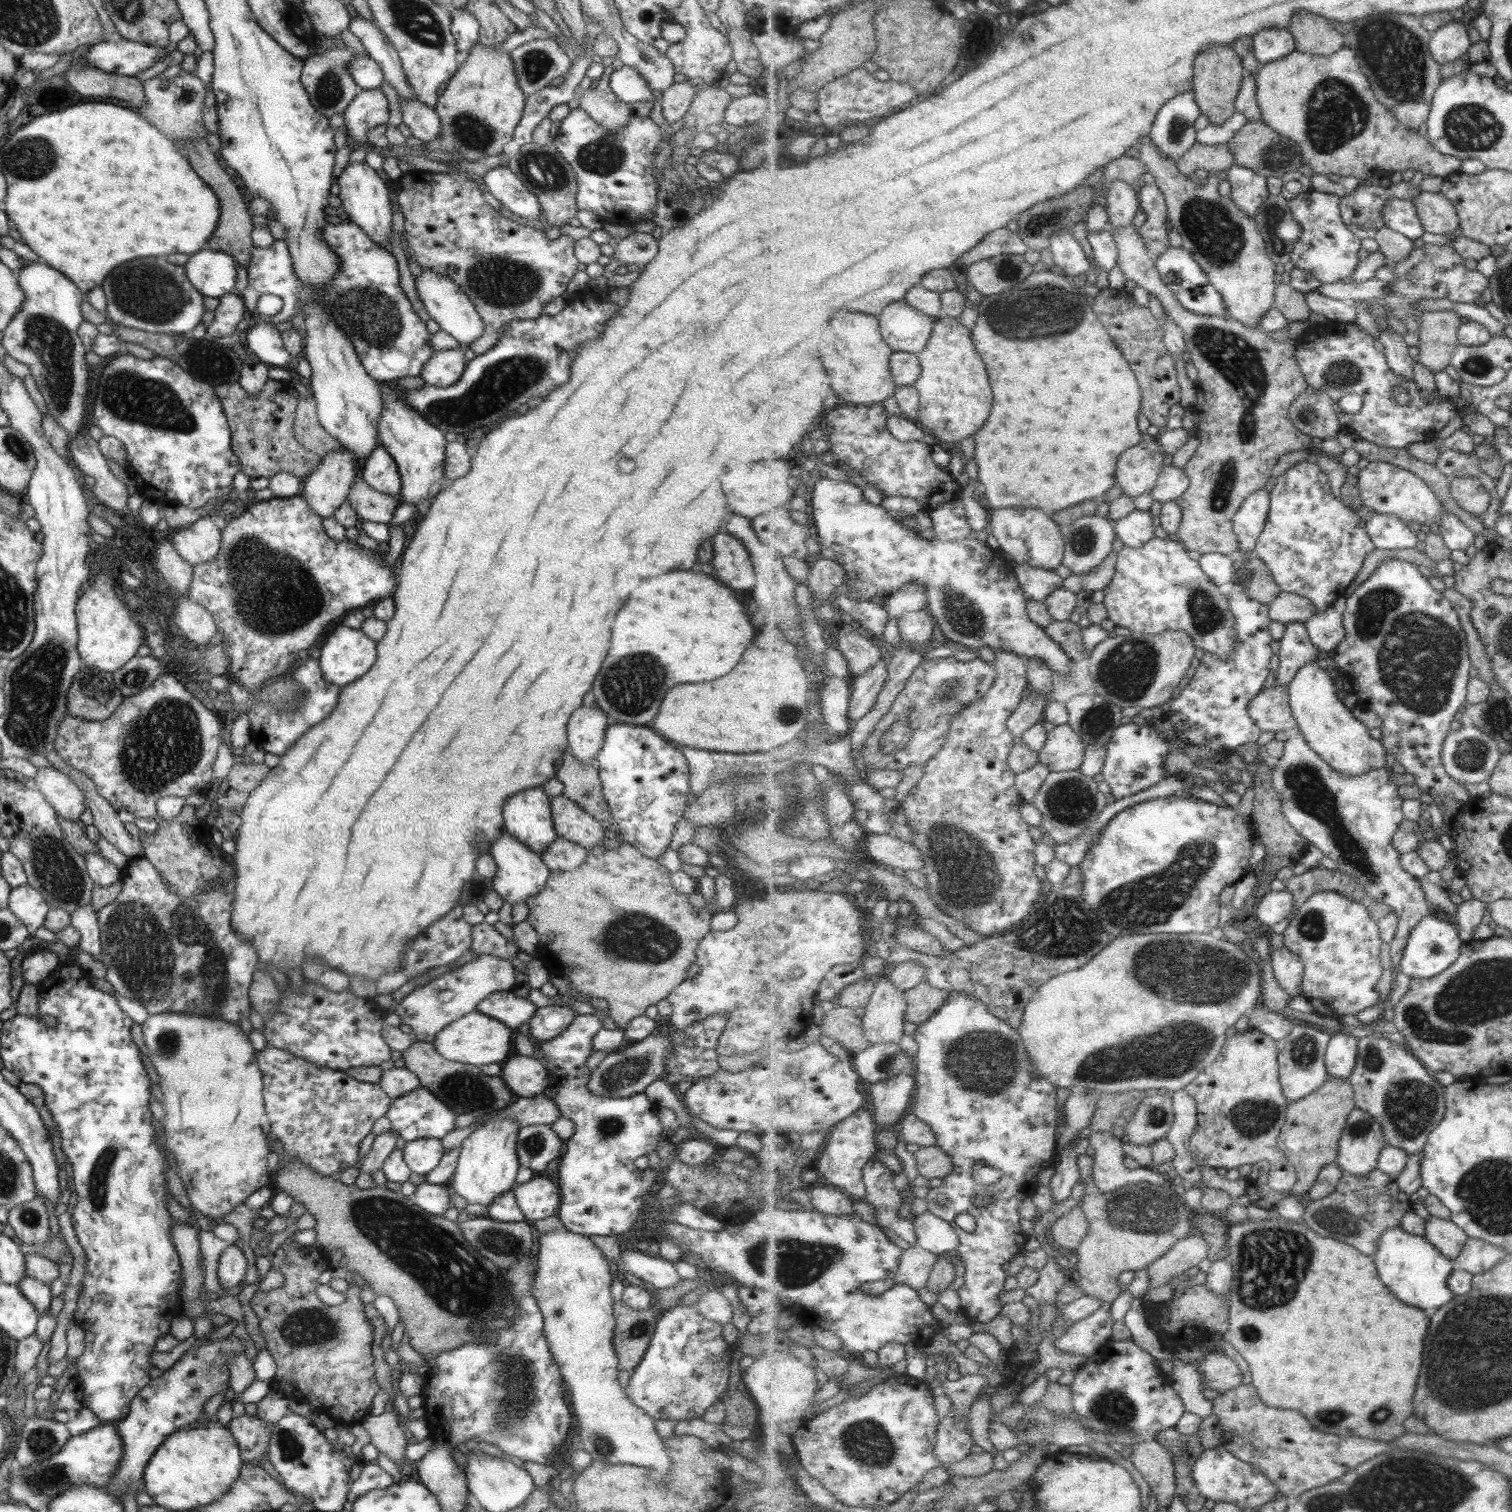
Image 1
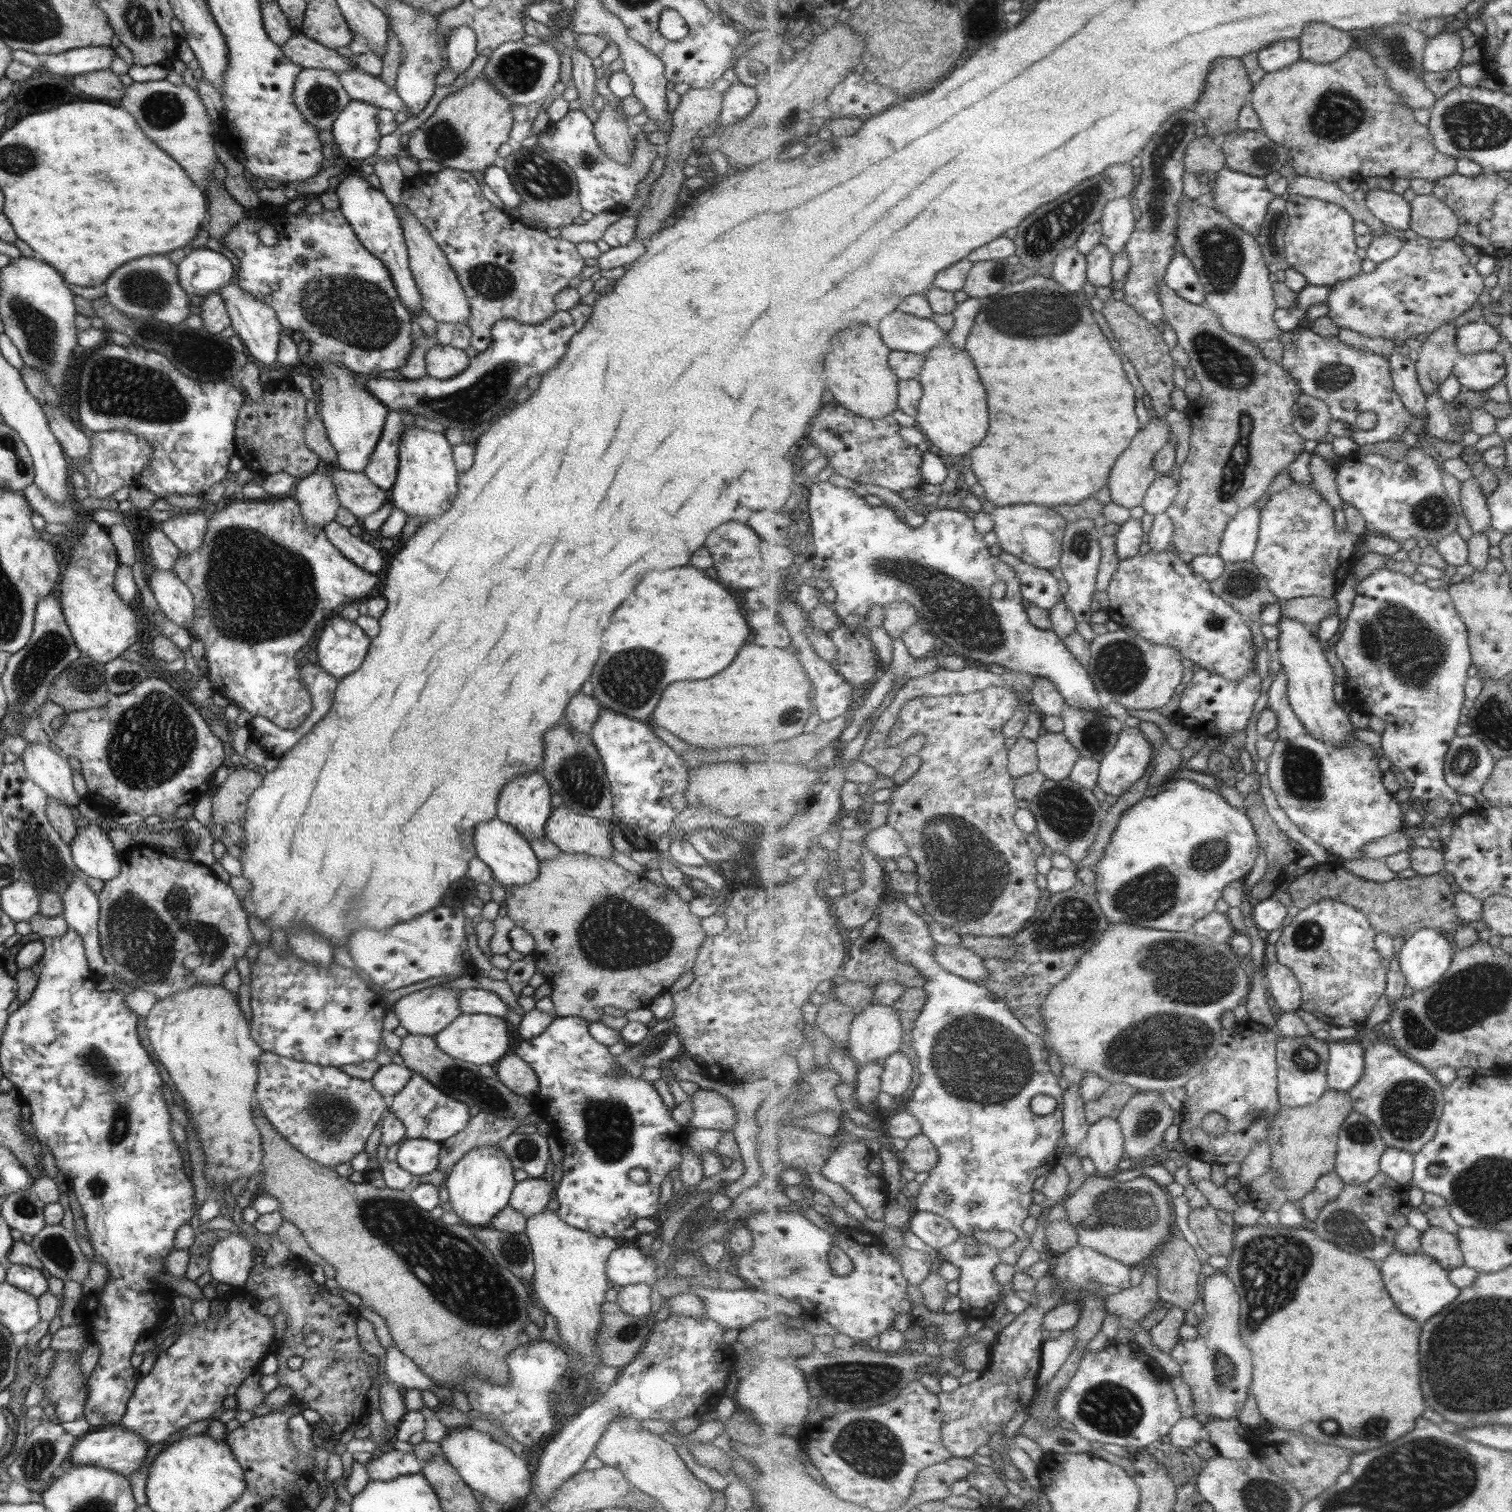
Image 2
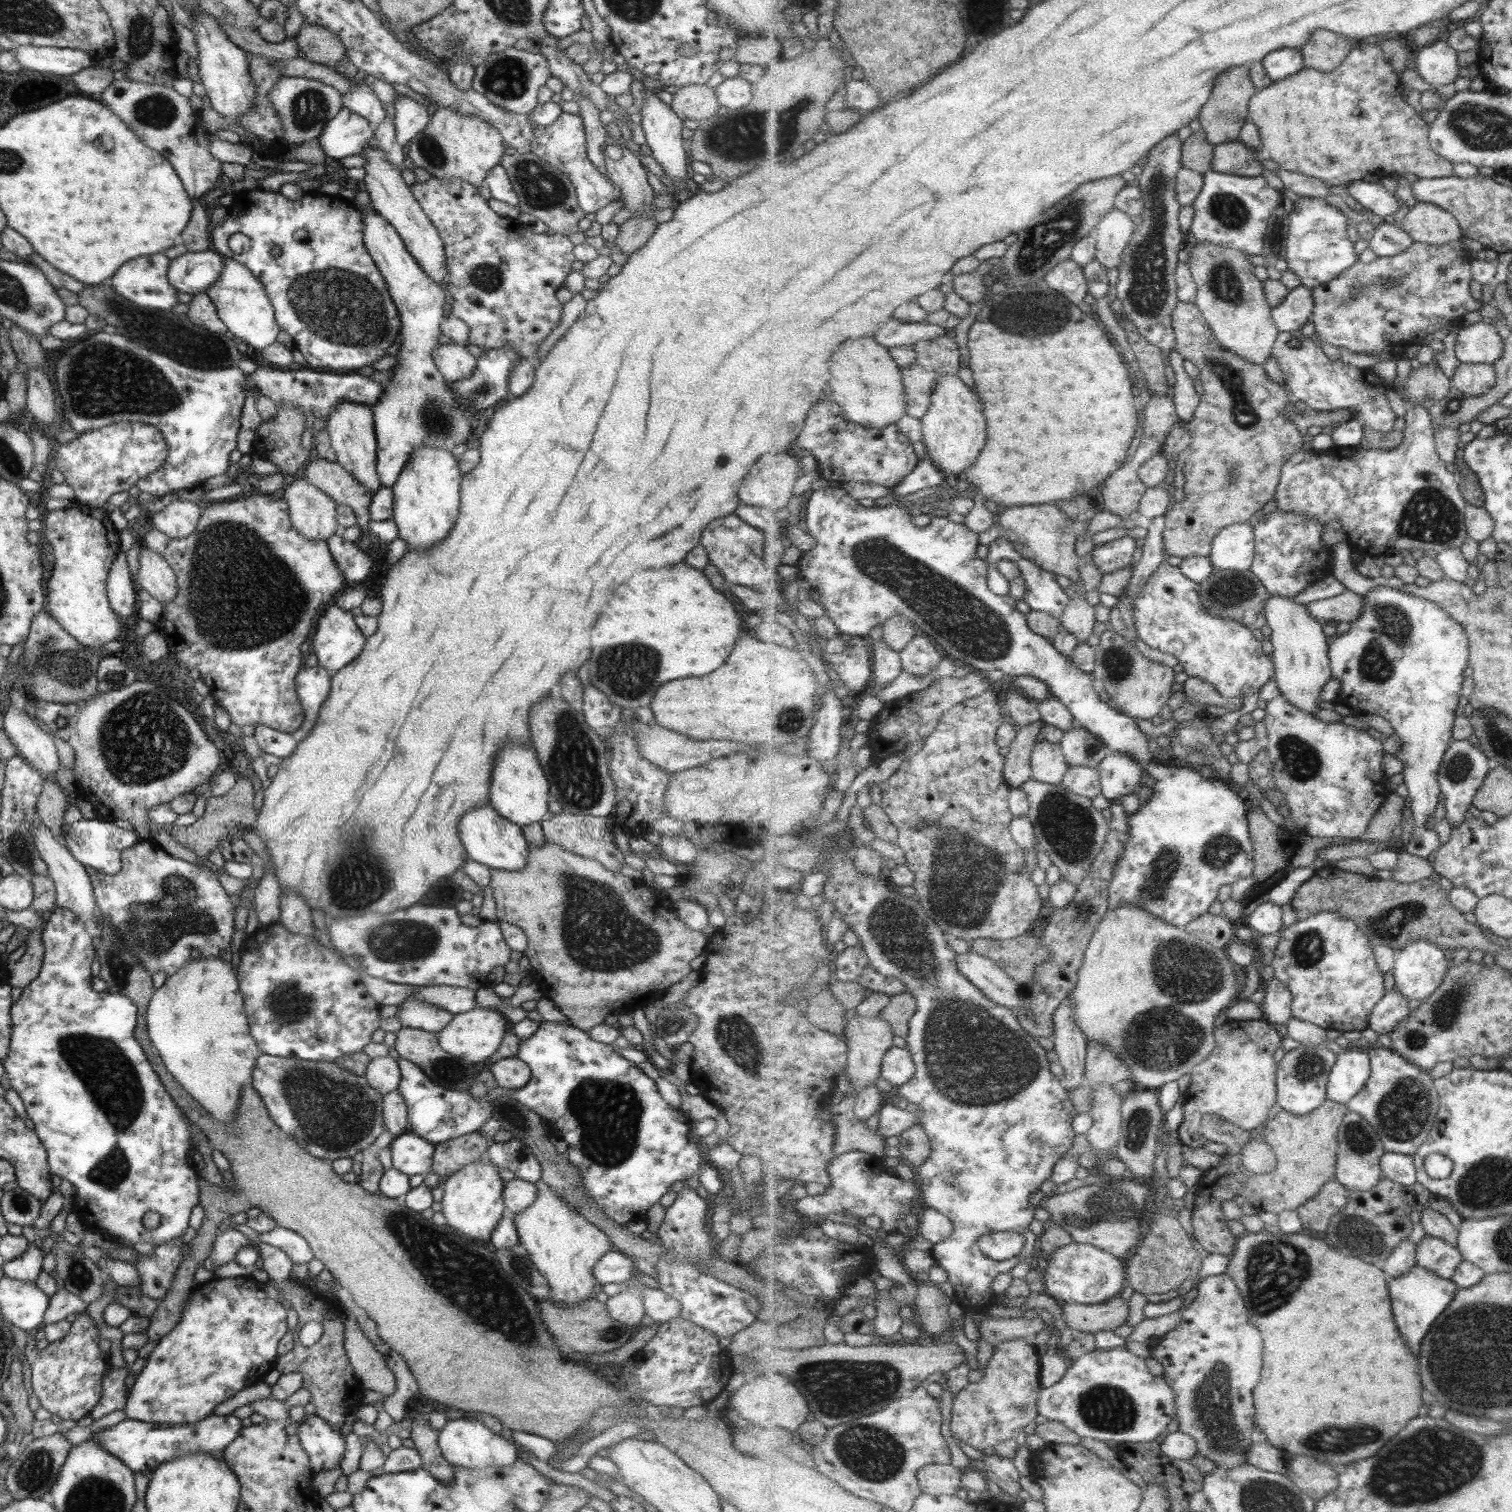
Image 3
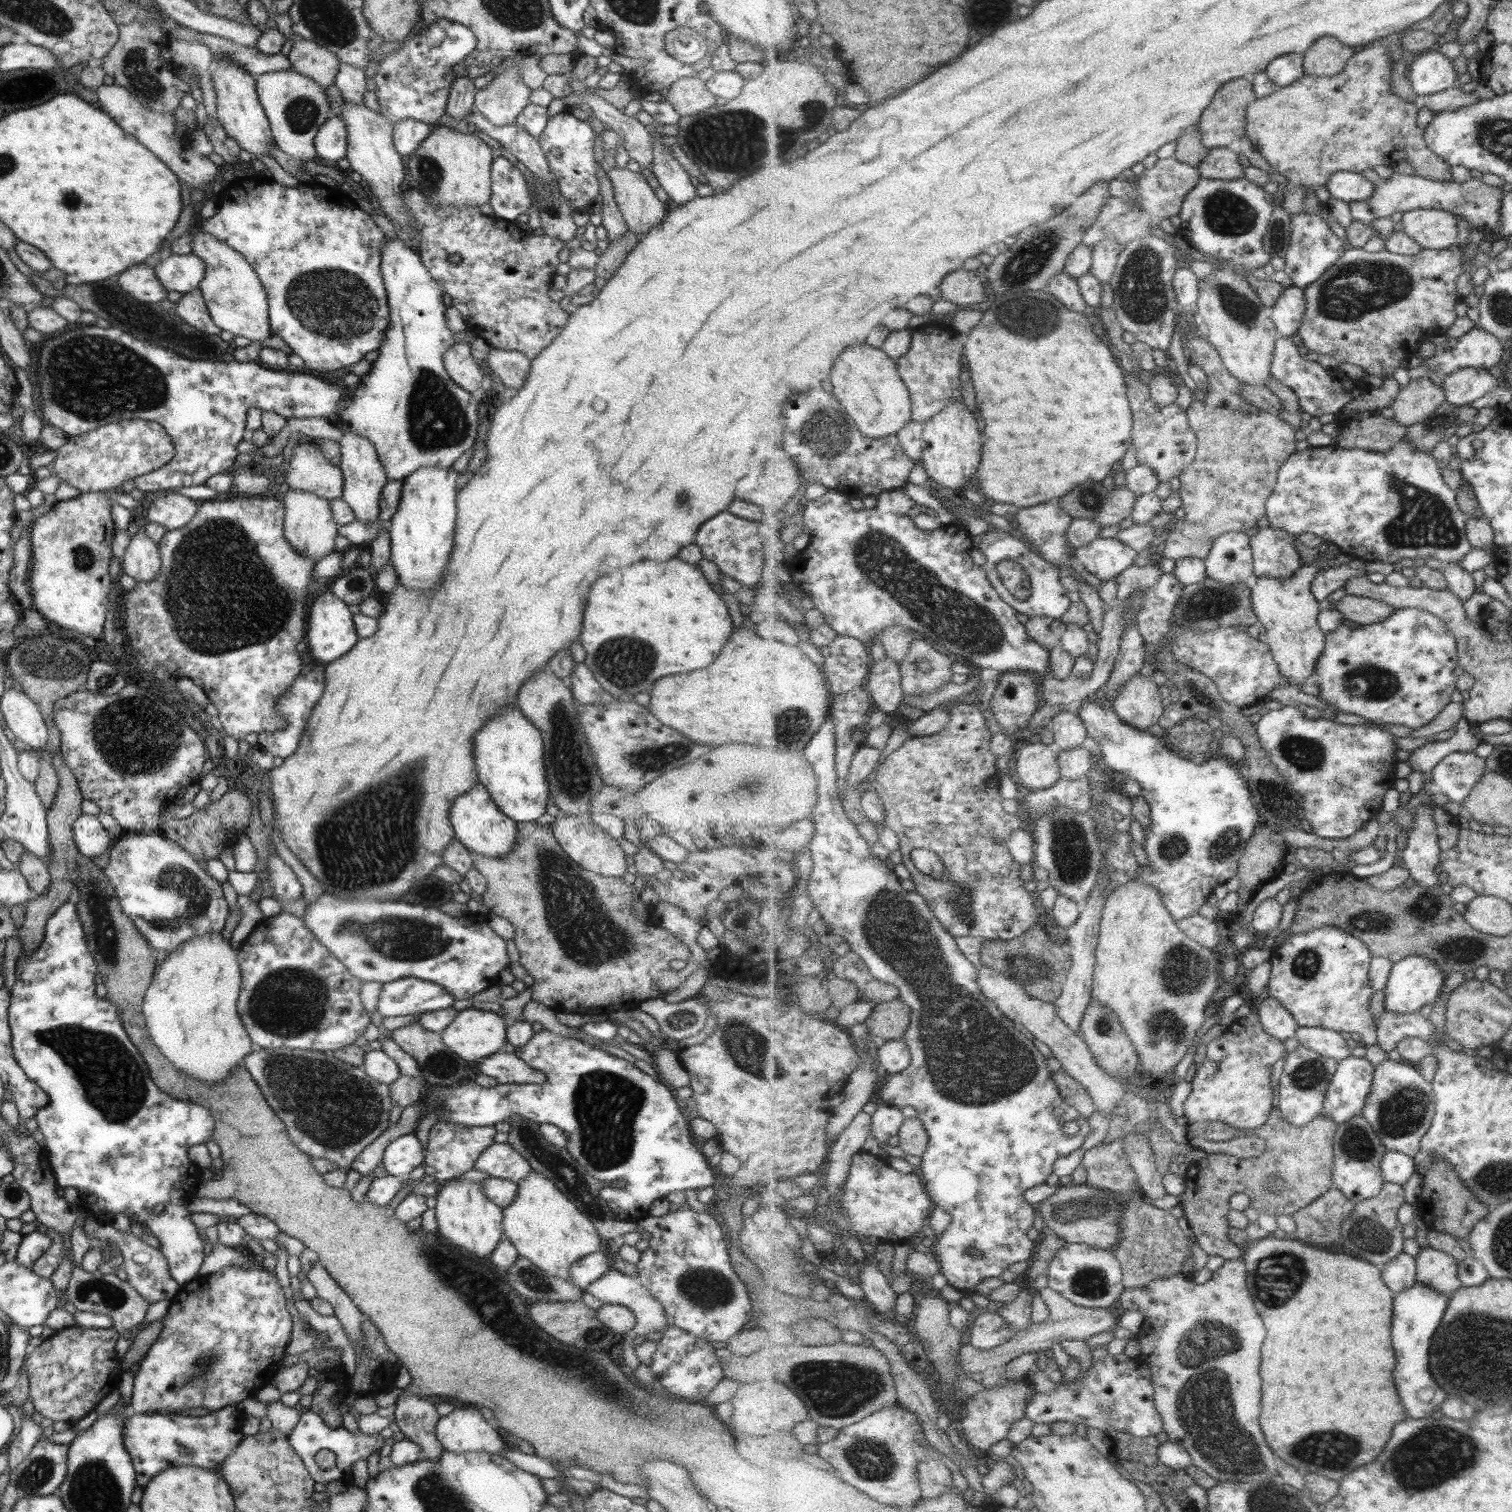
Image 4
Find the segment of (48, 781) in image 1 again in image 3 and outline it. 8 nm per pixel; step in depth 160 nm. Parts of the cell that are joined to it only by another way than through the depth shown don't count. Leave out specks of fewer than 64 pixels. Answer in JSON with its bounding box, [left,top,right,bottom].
[2,706,59,781]

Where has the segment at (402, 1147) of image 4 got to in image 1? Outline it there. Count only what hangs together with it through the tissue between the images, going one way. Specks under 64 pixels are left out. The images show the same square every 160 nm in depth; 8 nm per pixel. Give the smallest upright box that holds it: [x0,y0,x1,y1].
[401,1138,444,1176]

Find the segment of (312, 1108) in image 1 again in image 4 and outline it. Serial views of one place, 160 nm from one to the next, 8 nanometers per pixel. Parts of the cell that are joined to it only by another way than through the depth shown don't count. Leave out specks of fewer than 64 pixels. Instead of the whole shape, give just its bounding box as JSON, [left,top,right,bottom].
[241,1047,390,1169]

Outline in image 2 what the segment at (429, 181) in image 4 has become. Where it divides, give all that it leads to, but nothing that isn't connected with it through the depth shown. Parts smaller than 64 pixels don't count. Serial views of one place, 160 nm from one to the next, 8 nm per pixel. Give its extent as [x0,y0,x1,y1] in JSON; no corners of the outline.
[407,76,512,173]

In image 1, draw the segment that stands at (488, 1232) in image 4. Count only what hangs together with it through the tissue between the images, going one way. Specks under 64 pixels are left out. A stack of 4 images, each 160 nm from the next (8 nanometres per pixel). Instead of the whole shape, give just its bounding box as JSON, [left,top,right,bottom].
[449,1118,519,1207]

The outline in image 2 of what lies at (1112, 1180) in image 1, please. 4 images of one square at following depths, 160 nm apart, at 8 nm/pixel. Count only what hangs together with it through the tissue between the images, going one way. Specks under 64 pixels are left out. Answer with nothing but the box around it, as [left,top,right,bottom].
[1085,1117,1126,1174]

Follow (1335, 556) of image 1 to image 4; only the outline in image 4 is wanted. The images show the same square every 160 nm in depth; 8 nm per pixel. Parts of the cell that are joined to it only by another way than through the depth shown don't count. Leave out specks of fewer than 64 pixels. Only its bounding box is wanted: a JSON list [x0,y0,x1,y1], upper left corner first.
[1250,526,1303,578]

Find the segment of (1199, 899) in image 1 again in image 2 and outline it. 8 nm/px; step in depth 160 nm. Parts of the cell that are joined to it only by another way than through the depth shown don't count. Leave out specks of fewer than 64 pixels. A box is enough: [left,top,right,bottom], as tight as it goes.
[1097,778,1259,932]

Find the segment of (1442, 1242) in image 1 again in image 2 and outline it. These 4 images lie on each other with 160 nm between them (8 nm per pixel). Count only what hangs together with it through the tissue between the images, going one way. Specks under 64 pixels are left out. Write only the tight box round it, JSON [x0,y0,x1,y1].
[1421,1225,1465,1272]

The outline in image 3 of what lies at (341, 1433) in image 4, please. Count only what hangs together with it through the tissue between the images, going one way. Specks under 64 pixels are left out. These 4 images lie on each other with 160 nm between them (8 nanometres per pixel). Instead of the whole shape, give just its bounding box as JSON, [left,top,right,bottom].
[297,1415,345,1474]

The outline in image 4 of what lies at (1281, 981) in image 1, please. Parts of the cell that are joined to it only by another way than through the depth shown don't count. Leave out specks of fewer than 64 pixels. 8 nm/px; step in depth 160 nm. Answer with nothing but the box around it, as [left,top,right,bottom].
[1255,996,1300,1040]

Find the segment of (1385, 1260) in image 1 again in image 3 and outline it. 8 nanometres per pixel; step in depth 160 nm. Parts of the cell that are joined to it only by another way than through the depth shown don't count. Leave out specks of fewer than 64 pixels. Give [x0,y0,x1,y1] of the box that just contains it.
[1388,1265,1461,1354]

